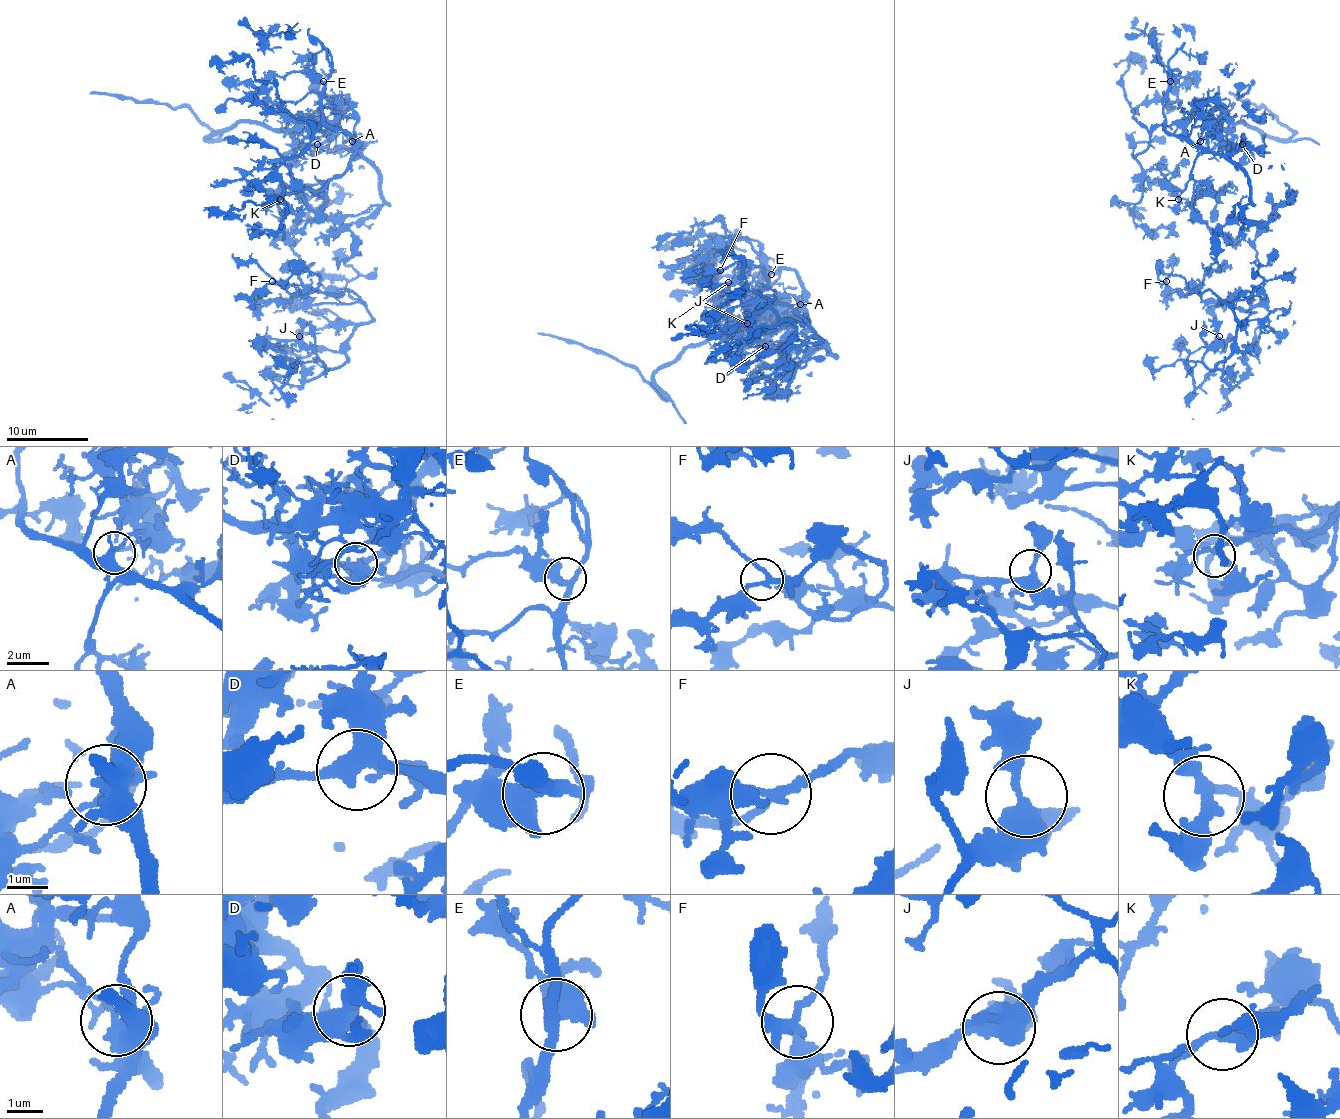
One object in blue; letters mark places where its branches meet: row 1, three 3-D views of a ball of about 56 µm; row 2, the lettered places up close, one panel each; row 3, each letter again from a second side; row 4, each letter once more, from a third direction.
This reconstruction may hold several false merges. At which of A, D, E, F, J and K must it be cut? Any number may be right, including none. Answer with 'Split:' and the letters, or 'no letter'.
Split: A

